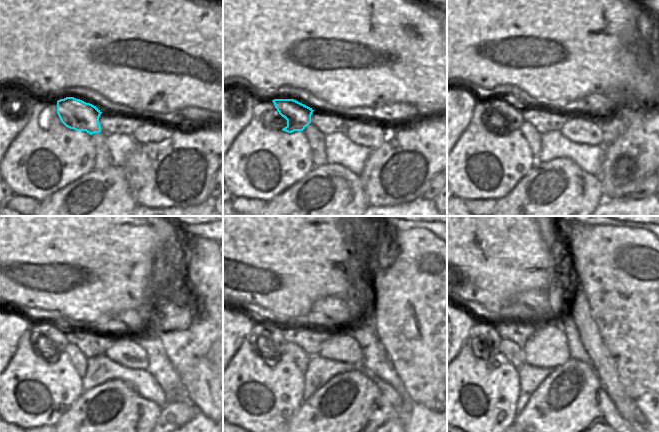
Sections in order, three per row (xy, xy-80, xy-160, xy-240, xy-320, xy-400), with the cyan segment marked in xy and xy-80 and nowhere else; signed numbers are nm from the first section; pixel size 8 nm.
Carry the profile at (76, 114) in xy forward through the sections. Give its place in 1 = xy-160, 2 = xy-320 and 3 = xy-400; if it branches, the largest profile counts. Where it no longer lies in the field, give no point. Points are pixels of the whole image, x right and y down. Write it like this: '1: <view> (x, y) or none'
1: xy-160 (512, 114)
2: xy-320 (268, 335)
3: xy-400 (484, 340)

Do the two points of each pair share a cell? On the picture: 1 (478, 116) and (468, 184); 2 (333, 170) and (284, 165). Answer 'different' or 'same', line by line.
1: same
2: different

